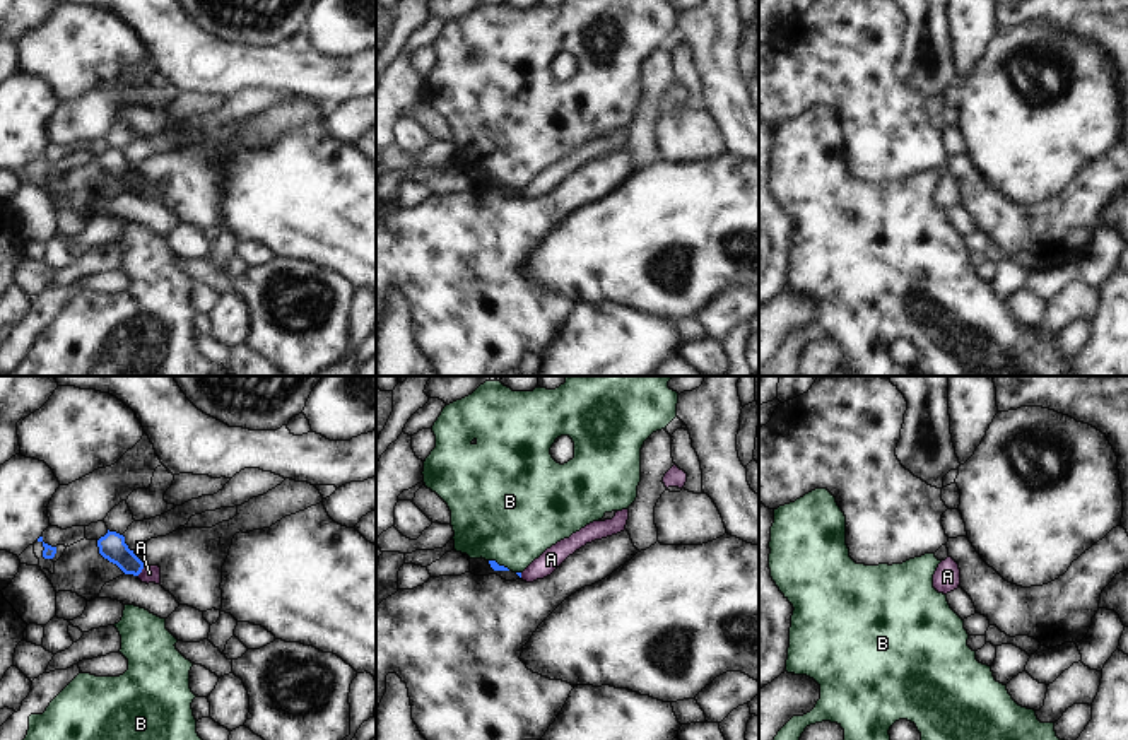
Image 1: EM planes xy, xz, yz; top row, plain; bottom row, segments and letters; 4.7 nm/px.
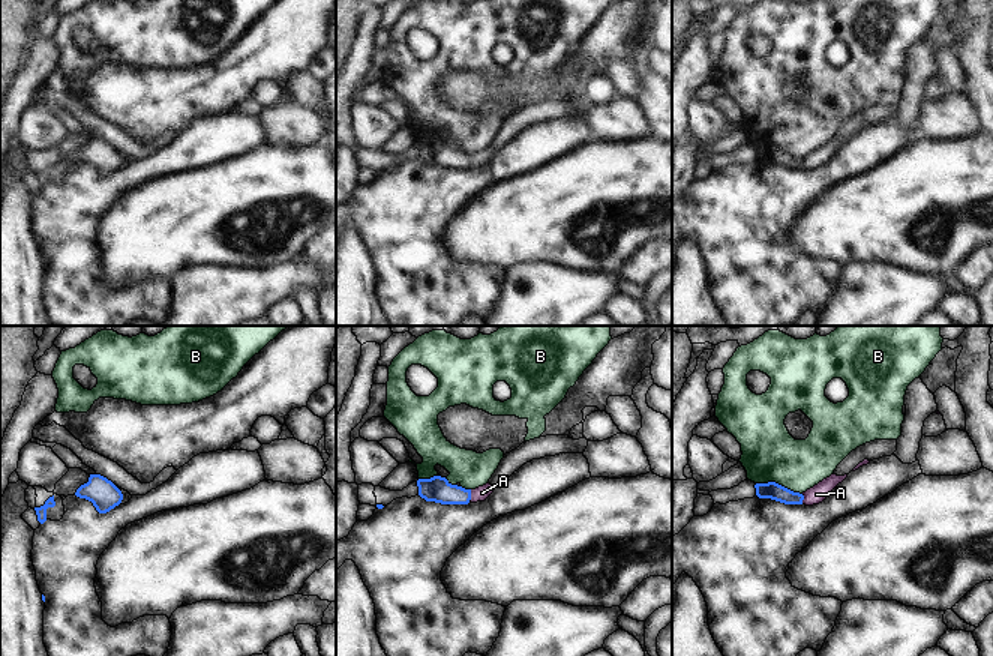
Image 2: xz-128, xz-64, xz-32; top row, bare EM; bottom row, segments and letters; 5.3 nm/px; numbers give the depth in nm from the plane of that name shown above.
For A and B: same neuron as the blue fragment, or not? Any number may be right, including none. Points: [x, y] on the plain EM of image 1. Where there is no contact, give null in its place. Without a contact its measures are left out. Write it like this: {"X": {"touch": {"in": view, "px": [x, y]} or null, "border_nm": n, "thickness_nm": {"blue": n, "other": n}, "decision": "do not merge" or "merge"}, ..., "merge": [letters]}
{"A": {"touch": {"in": "xy", "px": [140, 188]}, "border_nm": 50, "thickness_nm": {"blue": 120, "other": 80}, "decision": "merge"}, "B": {"touch": {"in": "xz", "px": [498, 182]}, "border_nm": 120, "thickness_nm": {"blue": 40, "other": 480}, "decision": "do not merge"}, "merge": ["A"]}

